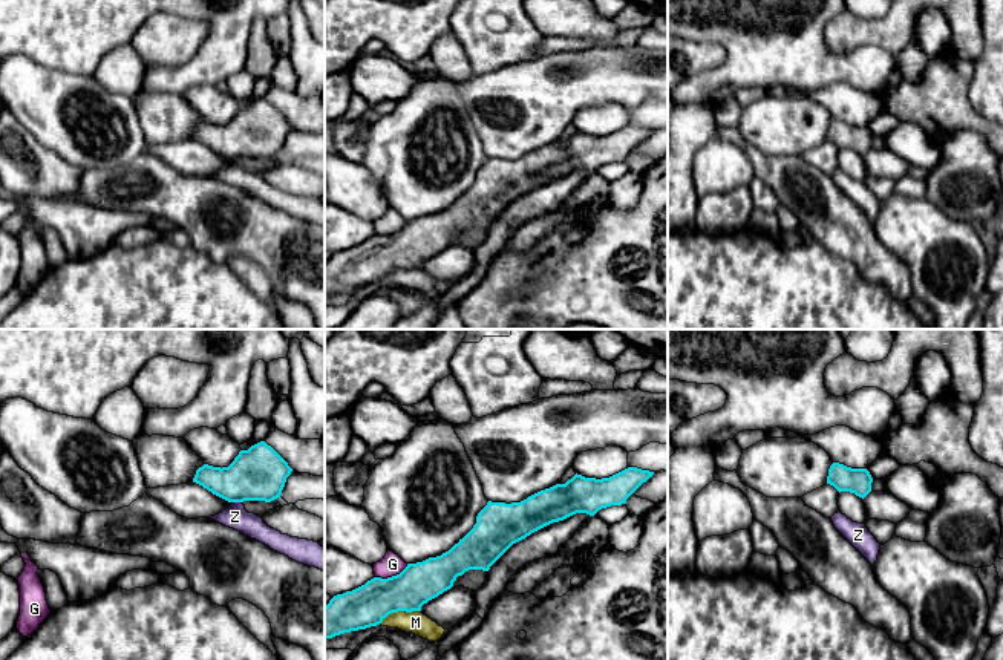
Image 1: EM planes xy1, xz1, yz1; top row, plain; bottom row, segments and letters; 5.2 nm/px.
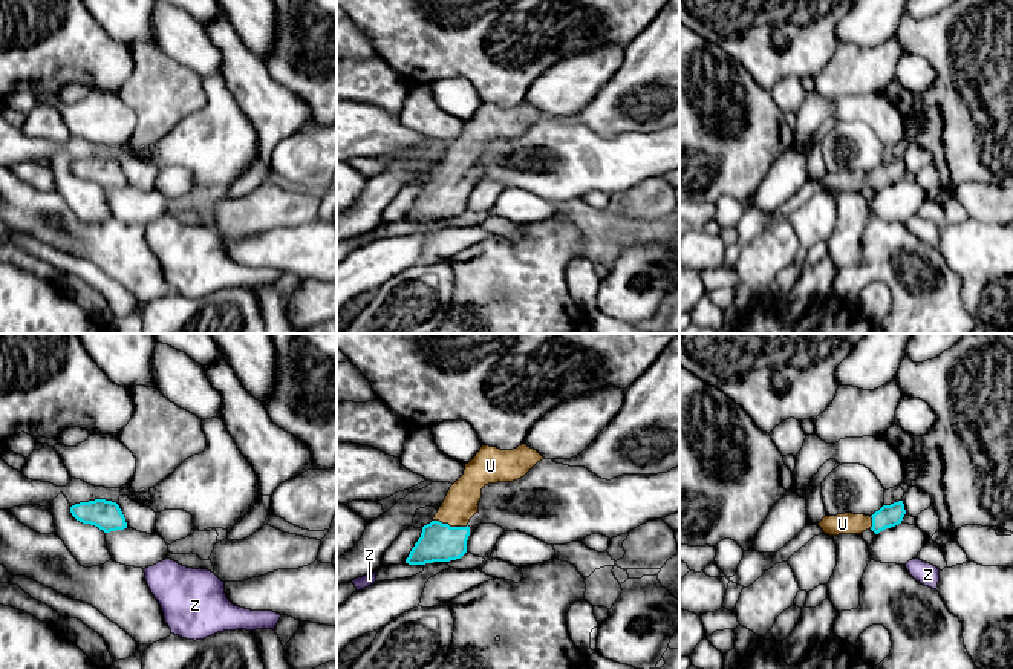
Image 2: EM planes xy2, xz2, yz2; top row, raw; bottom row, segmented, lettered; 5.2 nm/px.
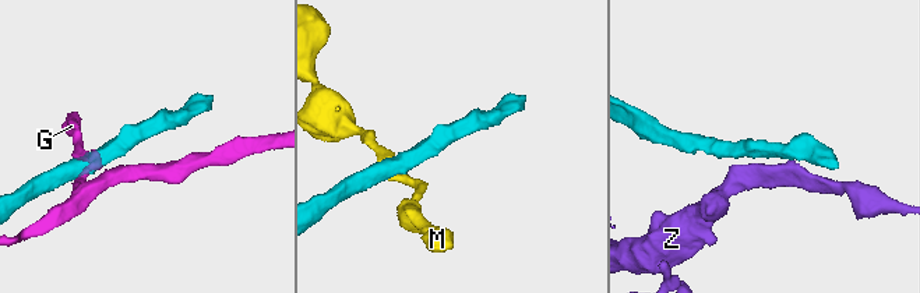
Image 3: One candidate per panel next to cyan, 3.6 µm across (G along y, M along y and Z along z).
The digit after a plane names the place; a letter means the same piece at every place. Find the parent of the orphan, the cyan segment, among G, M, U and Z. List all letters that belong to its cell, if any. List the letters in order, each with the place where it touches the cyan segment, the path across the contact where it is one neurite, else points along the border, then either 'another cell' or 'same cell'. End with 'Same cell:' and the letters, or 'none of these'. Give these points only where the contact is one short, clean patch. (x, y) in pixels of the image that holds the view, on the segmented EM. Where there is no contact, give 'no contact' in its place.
G: meets cyan in xz1 at (392, 576); border along xz1 (408, 564), (395, 575), (375, 578); another cell
M: meets cyan in xz1 at (398, 610); border along xz1 (420, 610), (392, 611), (378, 624); another cell
U: meets cyan in xz2 at (449, 525); runs through xz2 (439, 542), (447, 535), (449, 525), (459, 505); same cell
Z: meets cyan in xy1 at (238, 501); border along xy1 (233, 501), (241, 503); another cell
Same cell: U

